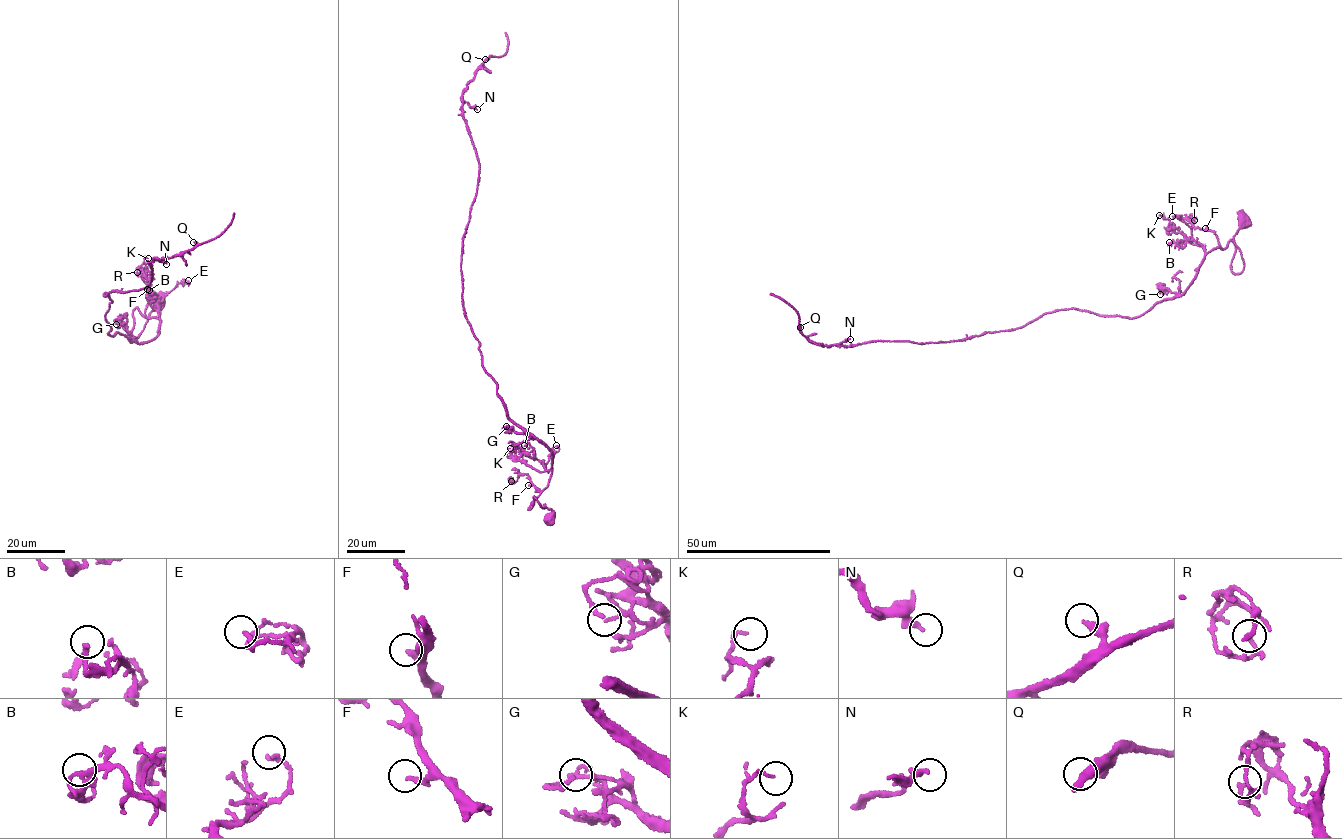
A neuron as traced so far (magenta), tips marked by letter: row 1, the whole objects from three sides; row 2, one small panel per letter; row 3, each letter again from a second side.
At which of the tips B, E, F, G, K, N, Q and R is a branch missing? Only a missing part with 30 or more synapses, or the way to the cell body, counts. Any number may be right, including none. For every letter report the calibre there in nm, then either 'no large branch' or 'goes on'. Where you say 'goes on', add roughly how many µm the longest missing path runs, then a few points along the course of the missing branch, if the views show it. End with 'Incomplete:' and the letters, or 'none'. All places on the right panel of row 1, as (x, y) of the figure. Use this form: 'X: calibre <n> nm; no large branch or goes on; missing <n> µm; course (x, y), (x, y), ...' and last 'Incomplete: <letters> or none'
B: calibre 170 nm; no large branch
E: calibre 180 nm; no large branch
F: calibre 300 nm; no large branch
G: calibre 180 nm; no large branch
K: calibre 140 nm; no large branch
N: calibre 280 nm; no large branch
Q: calibre 340 nm; no large branch
R: calibre 130 nm; no large branch
Incomplete: none

